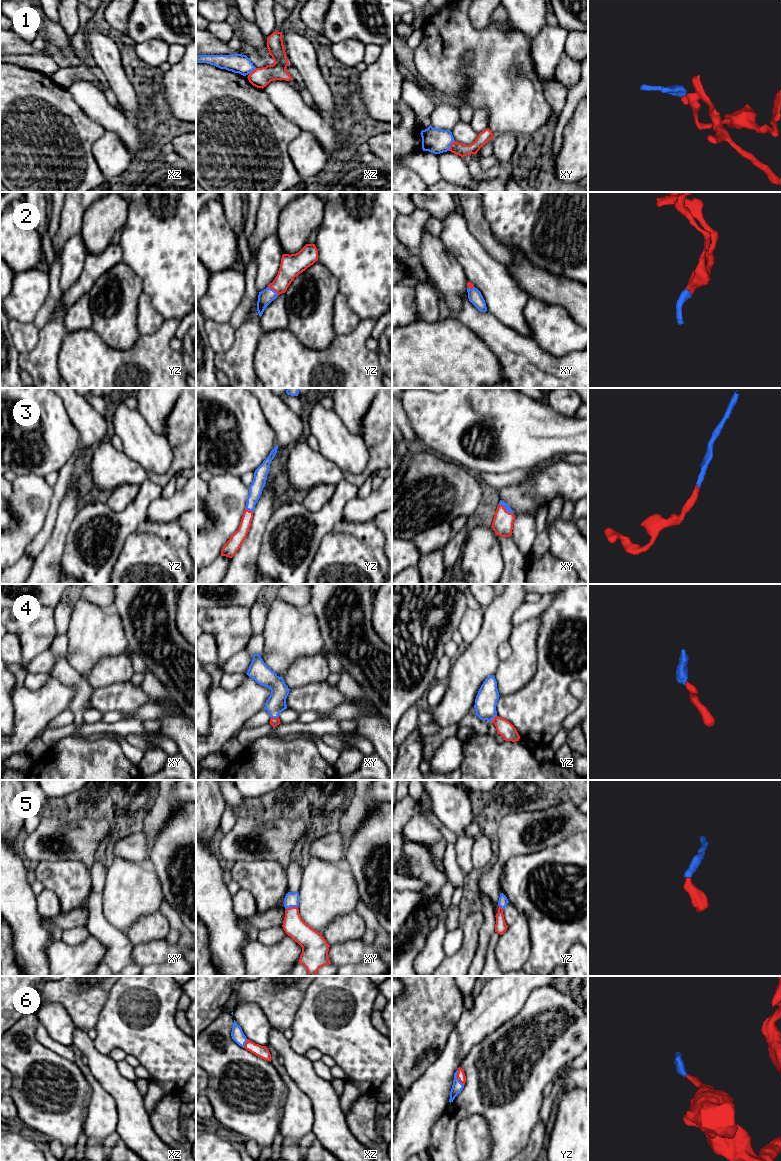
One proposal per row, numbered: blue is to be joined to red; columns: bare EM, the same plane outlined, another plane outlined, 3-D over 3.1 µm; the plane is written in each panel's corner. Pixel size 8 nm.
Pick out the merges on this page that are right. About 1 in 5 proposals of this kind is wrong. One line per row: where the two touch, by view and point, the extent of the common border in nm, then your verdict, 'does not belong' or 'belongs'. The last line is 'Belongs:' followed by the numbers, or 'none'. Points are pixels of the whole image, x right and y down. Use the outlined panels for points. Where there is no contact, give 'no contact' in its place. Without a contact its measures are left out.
1: meets red in xy at (451, 145); contact 100 nm long; does not belong
2: meets red in yz at (273, 289); contact 110 nm long; belongs
3: meets red in xy at (505, 509); contact 140 nm long; belongs
4: meets red in xy at (274, 718); contact 70 nm long; belongs
5: meets red in xy at (291, 907); contact 100 nm long; belongs
6: meets red in yz at (457, 1077); contact 130 nm long; belongs
Belongs: 2, 3, 4, 5, 6

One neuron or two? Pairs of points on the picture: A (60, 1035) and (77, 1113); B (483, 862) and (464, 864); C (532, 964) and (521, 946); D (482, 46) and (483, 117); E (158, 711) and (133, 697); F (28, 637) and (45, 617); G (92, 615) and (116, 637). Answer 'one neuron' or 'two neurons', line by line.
A: two neurons
B: two neurons
C: two neurons
D: two neurons
E: two neurons
F: one neuron
G: one neuron

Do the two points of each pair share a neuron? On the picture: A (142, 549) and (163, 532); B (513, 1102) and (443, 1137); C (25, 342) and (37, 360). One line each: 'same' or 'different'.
A: same
B: same
C: different

